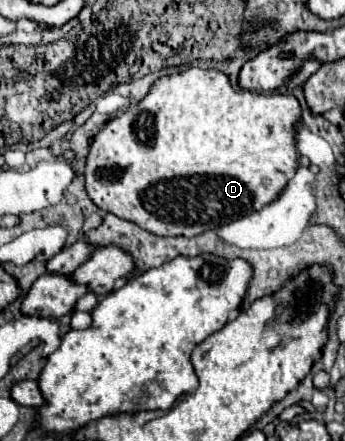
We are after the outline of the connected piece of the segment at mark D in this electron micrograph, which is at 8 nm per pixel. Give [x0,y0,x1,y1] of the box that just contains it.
[85,66,303,238]

